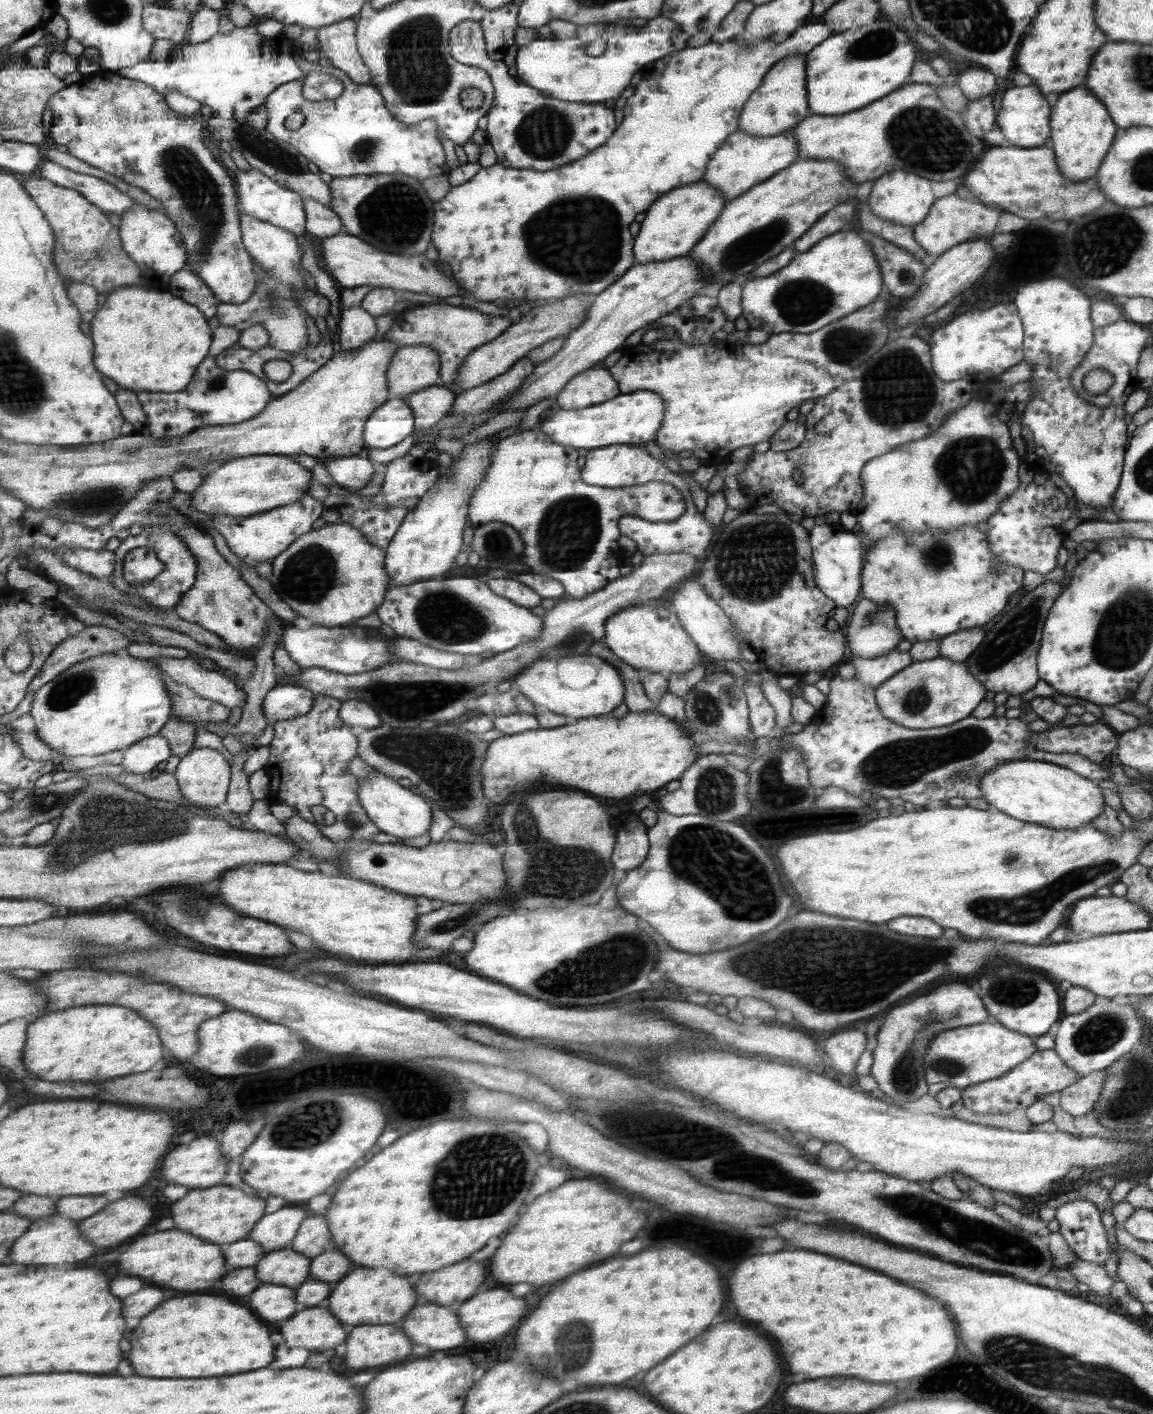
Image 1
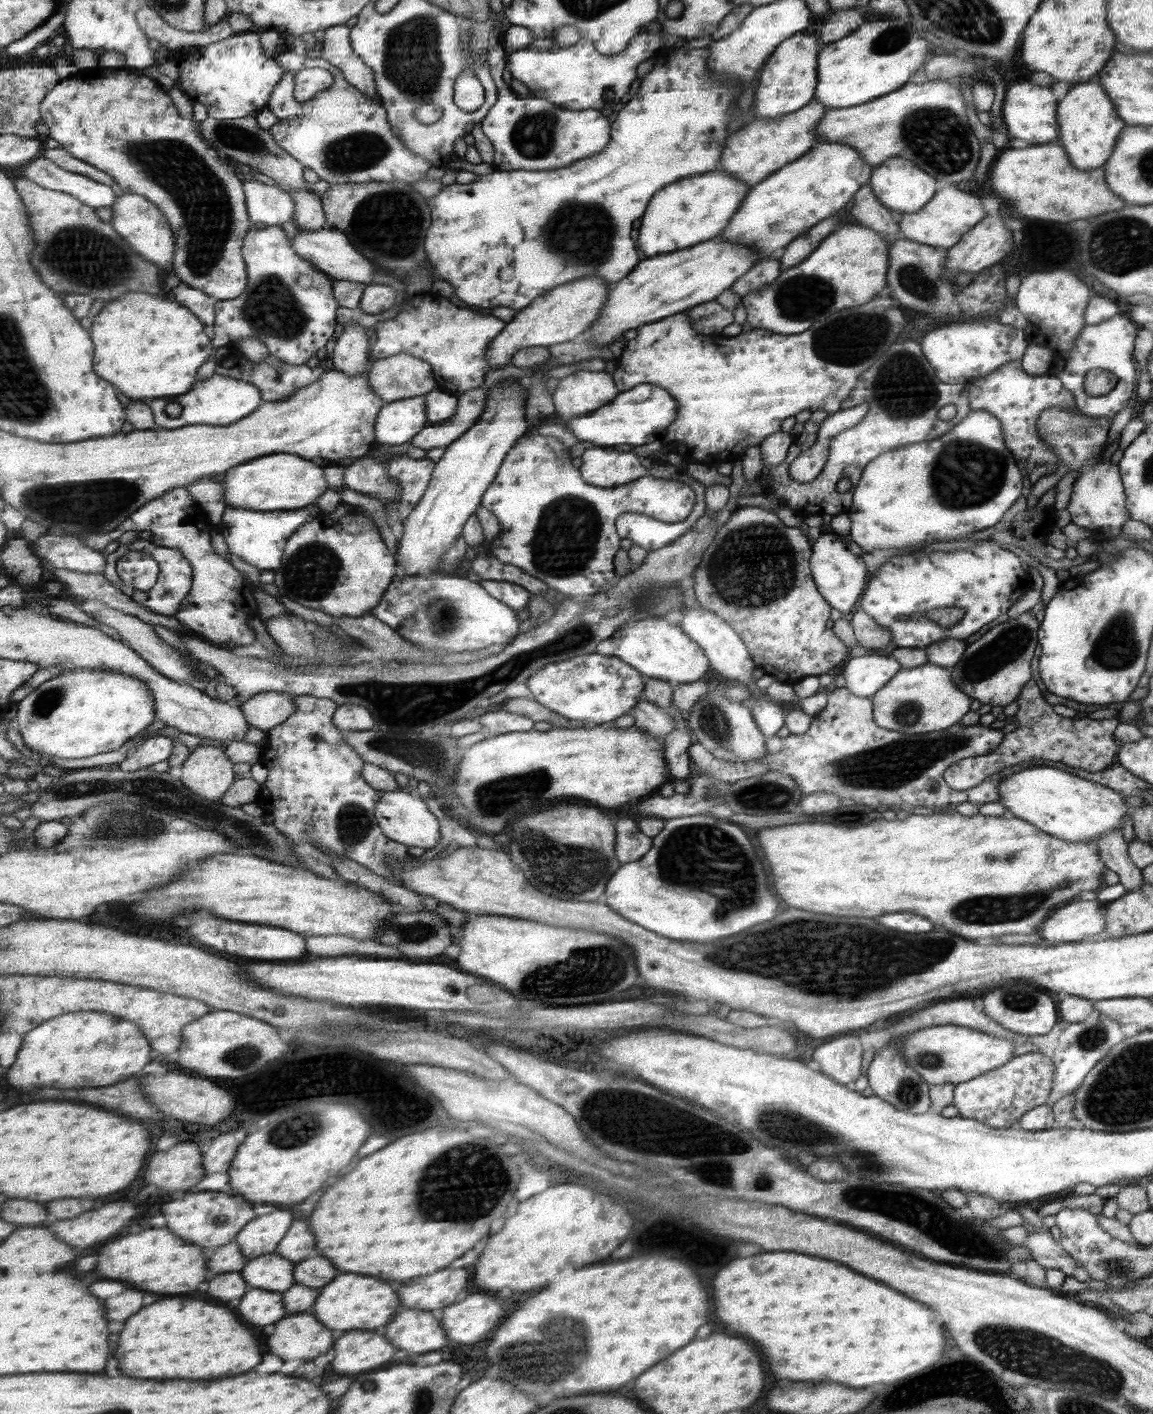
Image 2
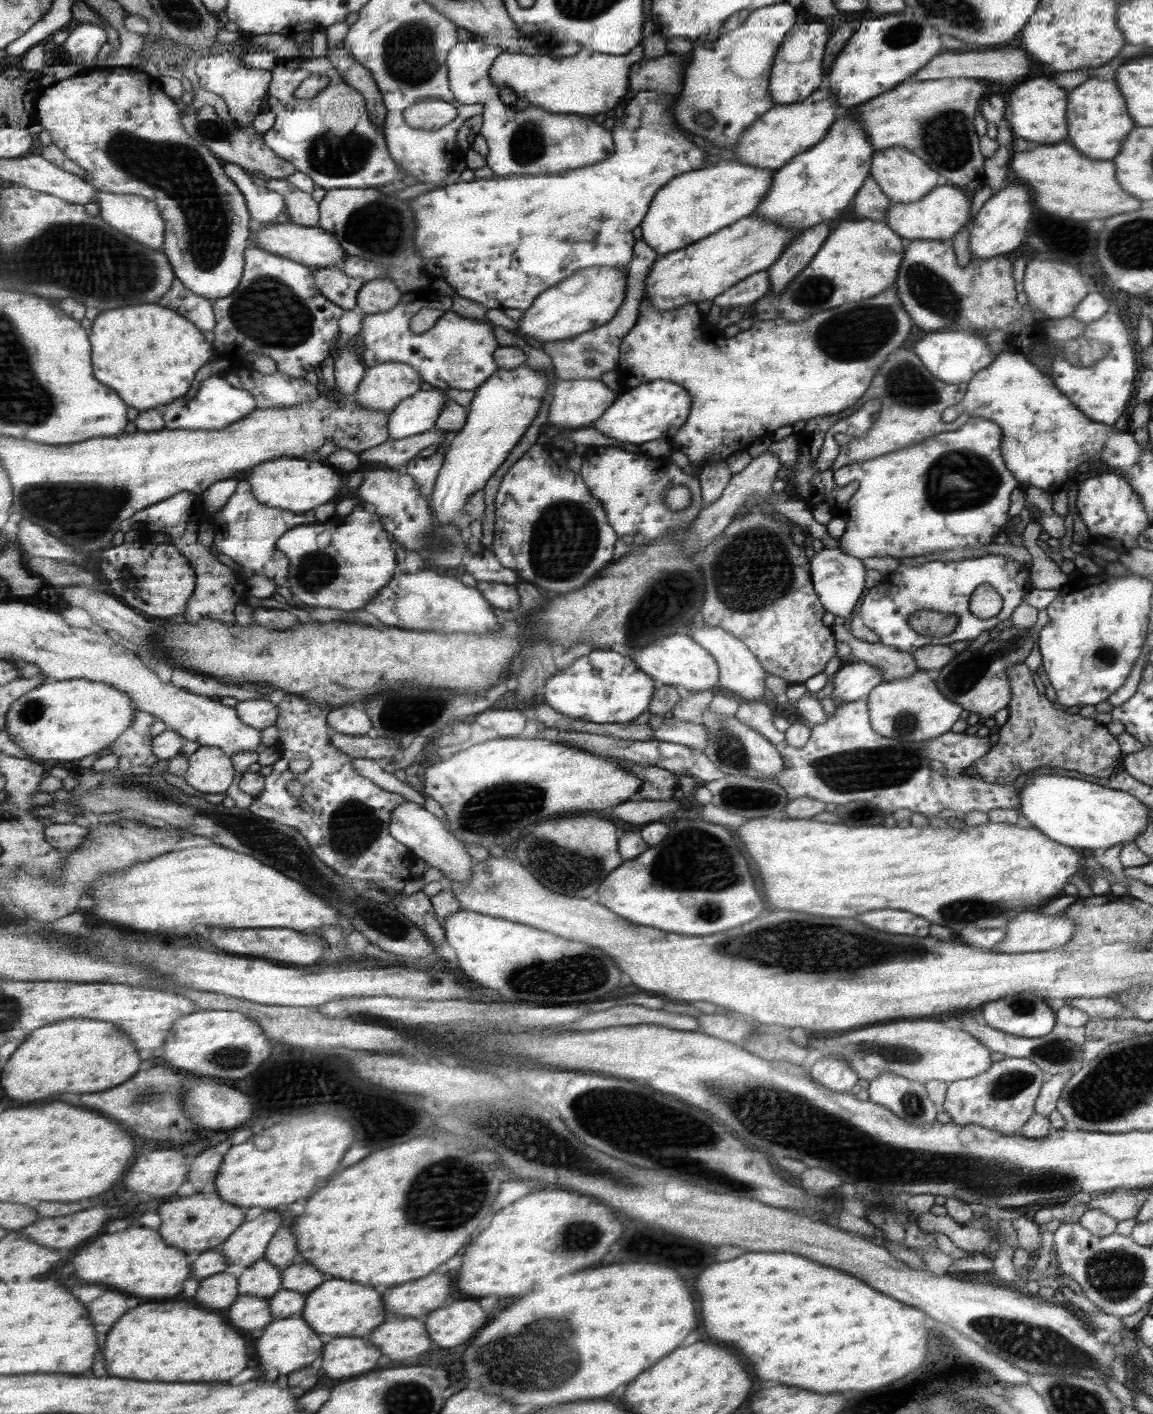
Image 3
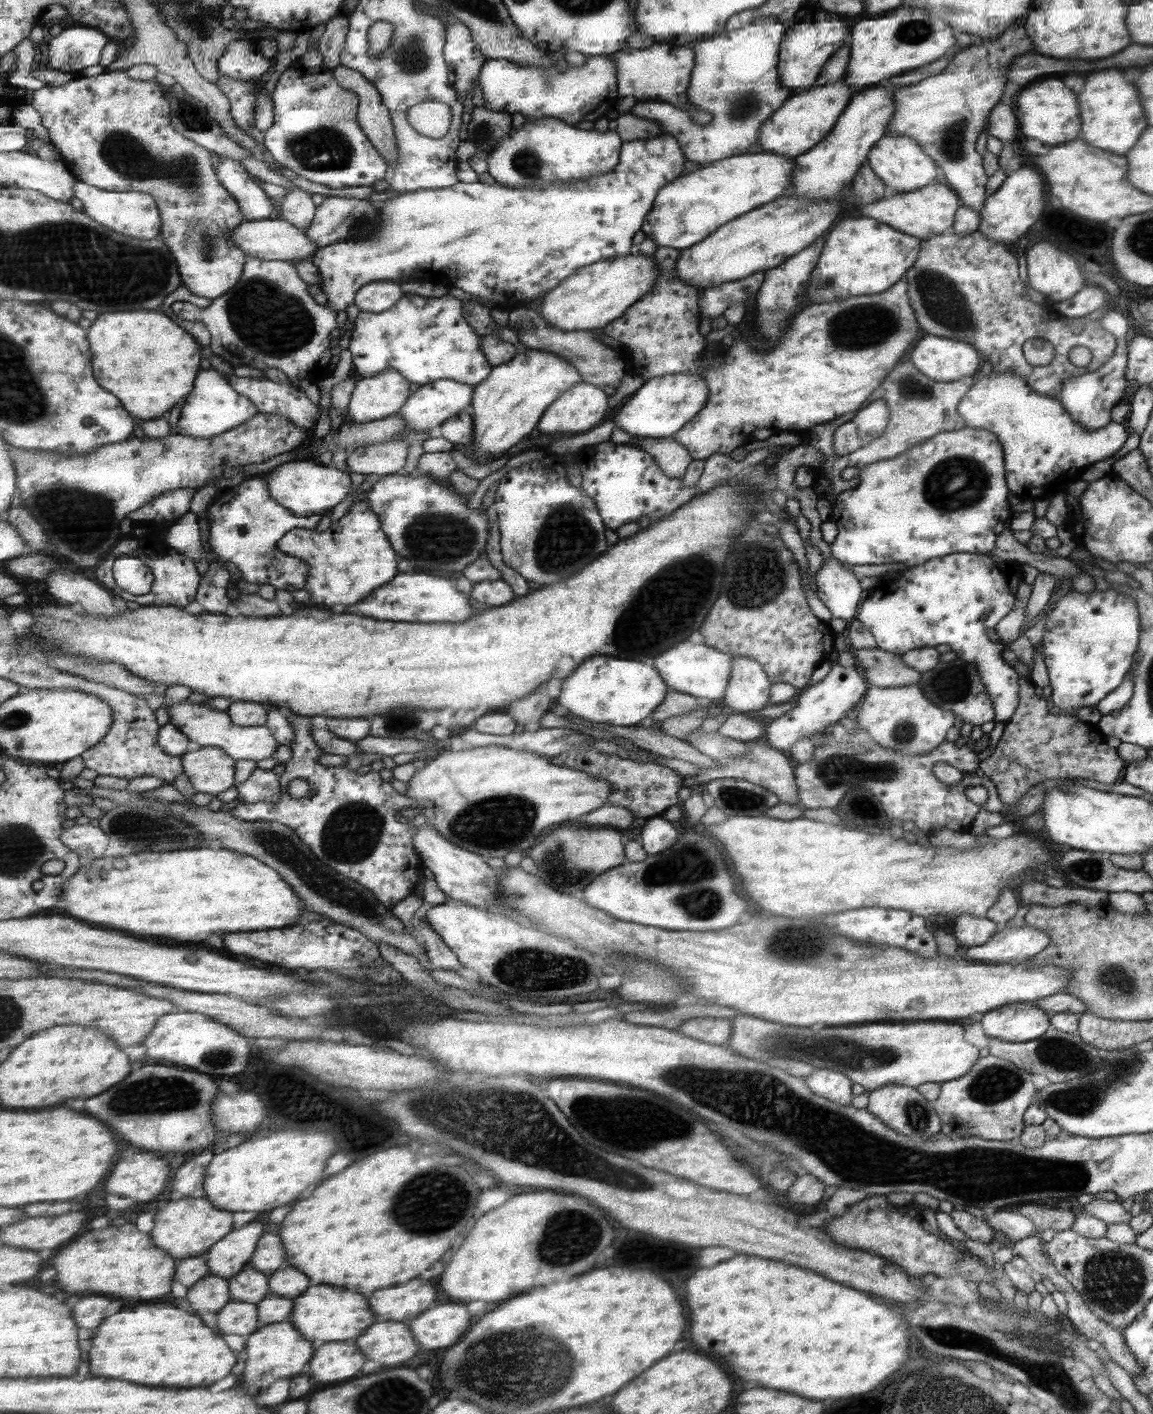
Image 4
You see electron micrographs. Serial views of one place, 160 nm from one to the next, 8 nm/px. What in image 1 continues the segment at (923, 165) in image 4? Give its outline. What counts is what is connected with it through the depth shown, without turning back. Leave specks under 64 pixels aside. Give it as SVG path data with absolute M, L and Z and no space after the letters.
M892 170L872 181L868 205L877 218L890 220L903 226L913 226L924 220L929 209L932 208L933 200L935 198L931 192L930 180L911 174L909 171Z

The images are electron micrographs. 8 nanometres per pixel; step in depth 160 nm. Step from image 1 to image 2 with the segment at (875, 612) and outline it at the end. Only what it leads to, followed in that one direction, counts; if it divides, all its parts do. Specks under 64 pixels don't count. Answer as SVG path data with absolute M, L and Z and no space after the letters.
M858 609L848 616L859 646L870 649L882 649L892 640L892 634L881 628L868 614Z

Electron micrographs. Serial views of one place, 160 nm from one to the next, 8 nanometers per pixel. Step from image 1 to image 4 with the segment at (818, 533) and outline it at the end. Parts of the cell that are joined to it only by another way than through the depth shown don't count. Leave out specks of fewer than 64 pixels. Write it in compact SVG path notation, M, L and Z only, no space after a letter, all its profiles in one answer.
M831 556L823 559L821 568L815 573L814 592L833 618L848 621L855 616L859 598L863 596L857 578L847 572L846 566Z

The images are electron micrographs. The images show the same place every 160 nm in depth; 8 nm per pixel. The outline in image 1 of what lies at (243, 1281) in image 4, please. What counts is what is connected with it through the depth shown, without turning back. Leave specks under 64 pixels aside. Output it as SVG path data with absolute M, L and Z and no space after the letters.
M293 1248L273 1251L265 1255L256 1266L261 1283L283 1284L299 1288L309 1280L312 1259Z

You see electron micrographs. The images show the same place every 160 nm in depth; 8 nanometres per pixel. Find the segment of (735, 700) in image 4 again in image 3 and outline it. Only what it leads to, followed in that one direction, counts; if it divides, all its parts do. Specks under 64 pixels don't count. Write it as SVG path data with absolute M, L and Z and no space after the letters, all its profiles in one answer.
M720 626L697 628L690 635L695 639L695 642L704 646L717 659L717 662L720 664L721 675L719 685L723 689L733 692L733 695L737 694L743 700L759 700L759 696L765 690L765 680L763 678L765 678L766 672L763 672L764 667L760 665L760 662L757 662L756 655L740 639L733 638L733 635L727 634L725 629Z

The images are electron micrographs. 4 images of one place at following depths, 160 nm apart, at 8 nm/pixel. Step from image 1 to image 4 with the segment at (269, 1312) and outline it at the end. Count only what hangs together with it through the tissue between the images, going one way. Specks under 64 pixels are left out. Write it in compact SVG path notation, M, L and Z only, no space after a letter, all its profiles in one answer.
M228 1302L219 1311L219 1328L223 1334L250 1336L259 1330L258 1306L251 1302Z

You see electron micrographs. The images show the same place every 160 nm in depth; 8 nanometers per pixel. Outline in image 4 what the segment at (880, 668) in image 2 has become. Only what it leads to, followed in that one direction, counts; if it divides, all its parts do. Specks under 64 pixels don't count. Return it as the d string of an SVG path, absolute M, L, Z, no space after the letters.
M837 651L829 653L830 667L827 674L819 682L800 691L794 698L795 706L766 725L763 737L769 747L787 754L799 739L826 735L825 728L829 724L838 722L849 708L855 708L853 704L859 702L859 698L865 694L869 684L856 666L843 667L835 664L834 660L837 657Z

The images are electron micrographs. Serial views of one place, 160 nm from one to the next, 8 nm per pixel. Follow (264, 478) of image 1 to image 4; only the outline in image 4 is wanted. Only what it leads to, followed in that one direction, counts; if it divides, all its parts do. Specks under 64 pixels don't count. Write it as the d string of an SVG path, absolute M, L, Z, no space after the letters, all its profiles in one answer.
M292 460L283 463L267 476L267 488L281 506L295 510L293 514L329 514L335 506L342 506L343 500L349 498L353 490L353 480L343 470L335 469L332 465L325 466L315 460Z

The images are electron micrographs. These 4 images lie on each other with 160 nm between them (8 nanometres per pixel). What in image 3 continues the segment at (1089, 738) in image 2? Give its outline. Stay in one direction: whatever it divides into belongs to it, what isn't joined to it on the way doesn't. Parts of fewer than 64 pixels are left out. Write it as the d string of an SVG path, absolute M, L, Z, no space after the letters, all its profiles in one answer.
M1024 663L1012 664L1007 670L1008 683L1011 687L1012 698L1008 702L1008 717L1005 724L999 728L999 740L983 759L977 759L973 768L975 771L969 778L983 779L993 784L1012 784L1017 777L1035 768L1049 766L1049 768L1067 769L1071 772L1079 772L1101 779L1107 779L1113 775L1121 774L1123 771L1123 759L1125 752L1121 751L1117 738L1113 738L1105 723L1096 722L1093 718L1081 717L1081 714L1073 714L1066 706L1057 704L1057 701L1049 701L1045 693L1037 690L1037 678L1033 678L1033 670L1027 669Z

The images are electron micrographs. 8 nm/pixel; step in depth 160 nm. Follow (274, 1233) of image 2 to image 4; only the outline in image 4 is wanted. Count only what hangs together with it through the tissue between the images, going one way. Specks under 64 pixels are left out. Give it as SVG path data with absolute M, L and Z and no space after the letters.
M252 1222L239 1230L233 1229L209 1250L209 1274L232 1279L249 1266L259 1239L272 1228Z

